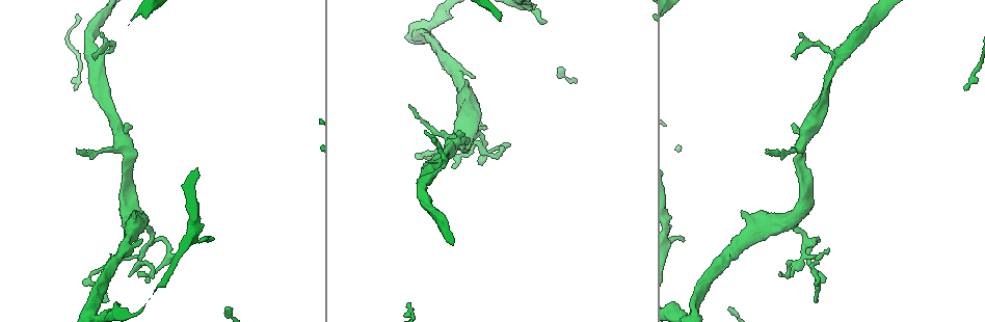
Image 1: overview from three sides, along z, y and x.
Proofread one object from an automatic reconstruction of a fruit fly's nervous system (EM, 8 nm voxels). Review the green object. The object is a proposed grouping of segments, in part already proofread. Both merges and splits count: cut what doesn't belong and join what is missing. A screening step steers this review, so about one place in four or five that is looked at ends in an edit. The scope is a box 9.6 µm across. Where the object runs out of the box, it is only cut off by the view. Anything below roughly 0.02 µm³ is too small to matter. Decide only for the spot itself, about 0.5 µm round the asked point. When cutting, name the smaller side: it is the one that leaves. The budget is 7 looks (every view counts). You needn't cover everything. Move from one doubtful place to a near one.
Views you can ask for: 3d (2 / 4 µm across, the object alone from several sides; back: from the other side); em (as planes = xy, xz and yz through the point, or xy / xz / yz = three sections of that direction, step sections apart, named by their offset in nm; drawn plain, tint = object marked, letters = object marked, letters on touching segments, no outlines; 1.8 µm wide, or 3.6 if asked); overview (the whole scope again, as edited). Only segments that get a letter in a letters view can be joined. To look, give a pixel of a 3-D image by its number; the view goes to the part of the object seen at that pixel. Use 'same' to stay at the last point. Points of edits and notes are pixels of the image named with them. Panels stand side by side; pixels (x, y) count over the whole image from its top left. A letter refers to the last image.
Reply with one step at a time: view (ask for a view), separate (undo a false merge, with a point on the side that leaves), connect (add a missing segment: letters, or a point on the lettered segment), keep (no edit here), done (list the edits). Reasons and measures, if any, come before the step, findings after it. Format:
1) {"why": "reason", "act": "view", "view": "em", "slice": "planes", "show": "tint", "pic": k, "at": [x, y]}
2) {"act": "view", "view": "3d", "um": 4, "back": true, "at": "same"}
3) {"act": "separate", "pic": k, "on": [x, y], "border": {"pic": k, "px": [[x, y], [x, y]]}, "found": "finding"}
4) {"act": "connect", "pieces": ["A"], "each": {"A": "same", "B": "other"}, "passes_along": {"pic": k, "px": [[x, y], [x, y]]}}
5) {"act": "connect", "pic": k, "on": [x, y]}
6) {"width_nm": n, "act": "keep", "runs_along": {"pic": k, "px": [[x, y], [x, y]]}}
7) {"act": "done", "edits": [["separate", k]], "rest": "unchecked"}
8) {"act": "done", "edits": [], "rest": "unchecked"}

{"why": "branch stops here", "act": "view", "view": "em", "um": 3.6, "slice": "planes", "show": "letters", "pic": 1, "at": [547, 21]}

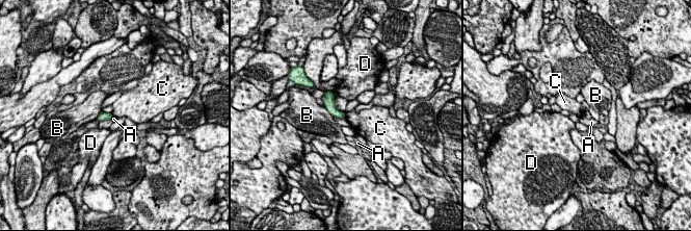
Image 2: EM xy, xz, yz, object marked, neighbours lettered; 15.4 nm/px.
{"longest_contact_nm": ["B", 260], "act": "keep", "each": {"A": "other", "B": "other", "C": "other", "D": "other"}, "found": "none of them fits"}

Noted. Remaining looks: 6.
{"why": "sharp bend", "act": "view", "view": "em", "um": 3.6, "slice": "planes", "show": "plain", "pic": 1, "at": [798, 214]}

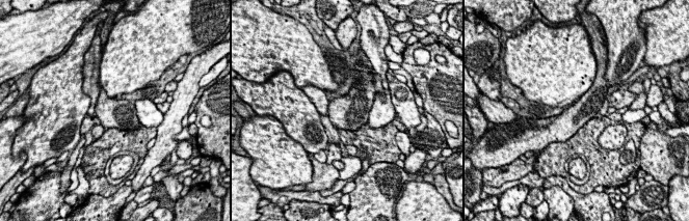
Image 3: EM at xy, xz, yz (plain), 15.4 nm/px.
{"act": "view", "view": "em", "um": 3.6, "slice": "planes", "show": "letters", "at": "same"}

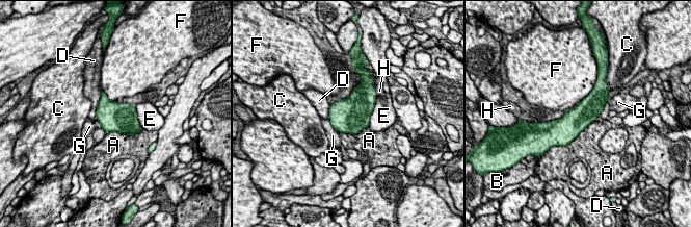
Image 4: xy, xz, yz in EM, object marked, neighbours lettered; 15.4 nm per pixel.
{"act": "keep", "each": {"A": "other", "B": "other", "C": "other", "D": "other", "E": "other", "F": "other", "G": "other", "H": "other"}, "found": "continuous, no second cell"}

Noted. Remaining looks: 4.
{"why": "thin end", "act": "view", "view": "em", "slice": "planes", "show": "letters", "pic": 1, "at": [815, 302]}

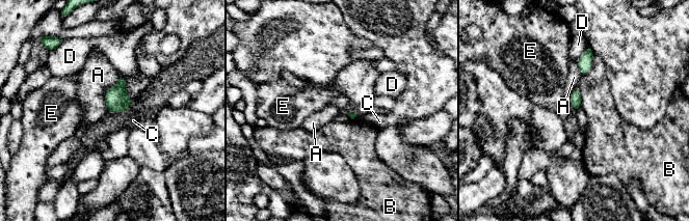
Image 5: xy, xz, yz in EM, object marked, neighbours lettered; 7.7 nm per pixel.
{"longest_contact_nm": ["A", 300], "act": "keep", "each": {"A": "other", "B": "other", "C": "other", "D": "other", "E": "other"}, "border": {"pic": 5, "px": [[120, 75], [105, 92], [106, 109]]}, "found": "none of them fits"}

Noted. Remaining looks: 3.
{"act": "done", "edits": [], "rest": "unchecked"}

